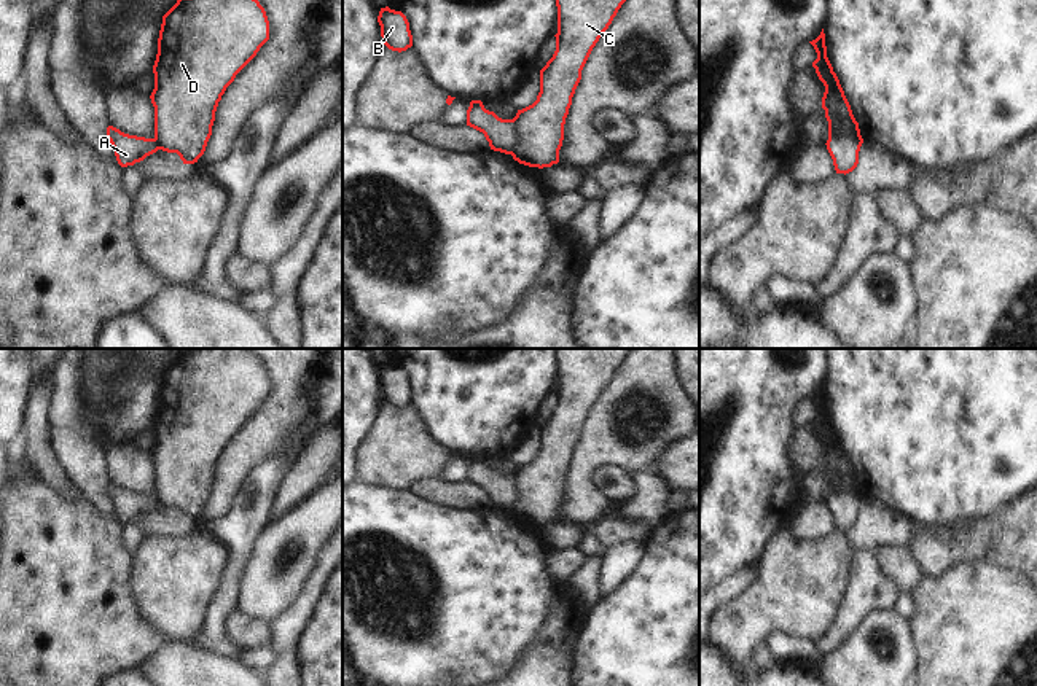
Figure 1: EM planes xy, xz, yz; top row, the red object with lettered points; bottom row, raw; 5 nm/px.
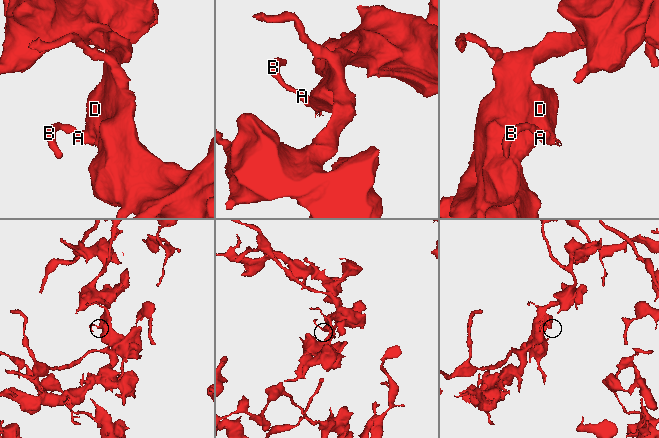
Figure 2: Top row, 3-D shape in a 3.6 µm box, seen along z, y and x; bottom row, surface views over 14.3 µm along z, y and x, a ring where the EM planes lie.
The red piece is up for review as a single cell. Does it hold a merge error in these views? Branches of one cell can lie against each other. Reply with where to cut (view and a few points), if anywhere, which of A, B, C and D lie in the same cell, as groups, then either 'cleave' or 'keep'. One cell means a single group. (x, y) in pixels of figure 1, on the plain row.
cut xz (513, 476), (515, 503), (510, 510); groups A B / C D; cleave

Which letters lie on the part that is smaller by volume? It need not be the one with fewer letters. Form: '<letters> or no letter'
A, B

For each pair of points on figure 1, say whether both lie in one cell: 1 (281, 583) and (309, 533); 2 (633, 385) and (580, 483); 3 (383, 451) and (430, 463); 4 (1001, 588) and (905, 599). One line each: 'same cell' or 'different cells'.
1: same cell
2: same cell
3: same cell
4: different cells

